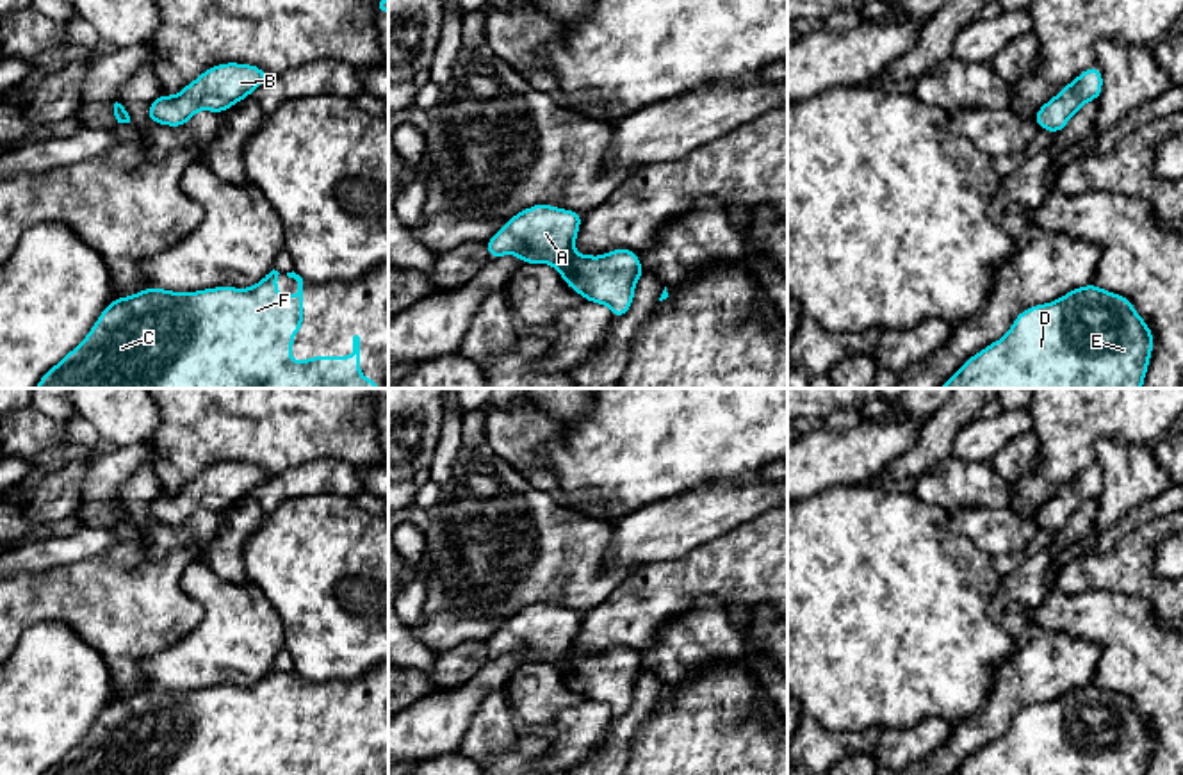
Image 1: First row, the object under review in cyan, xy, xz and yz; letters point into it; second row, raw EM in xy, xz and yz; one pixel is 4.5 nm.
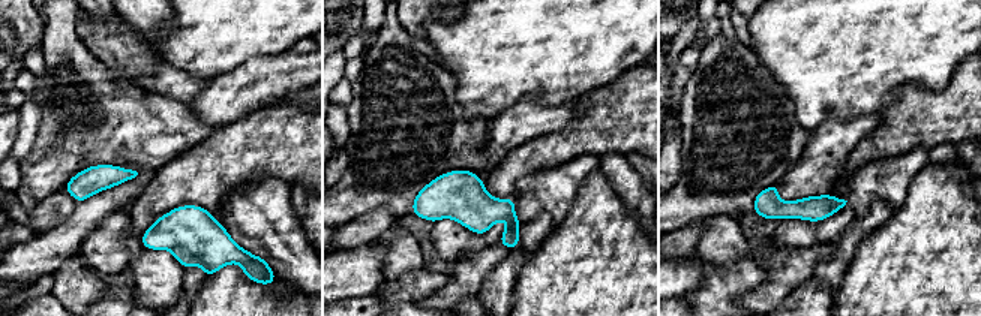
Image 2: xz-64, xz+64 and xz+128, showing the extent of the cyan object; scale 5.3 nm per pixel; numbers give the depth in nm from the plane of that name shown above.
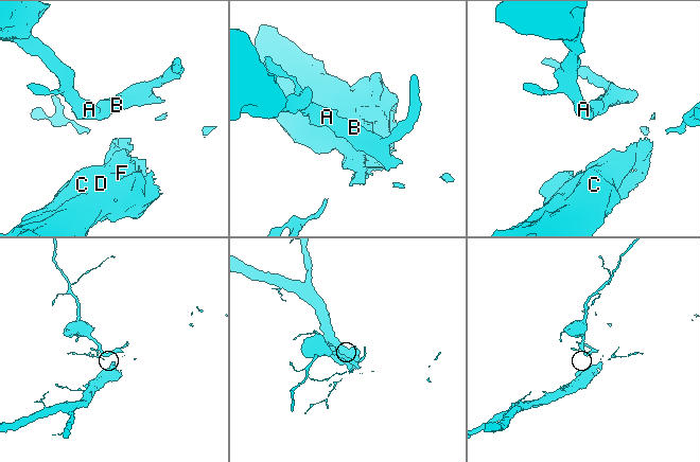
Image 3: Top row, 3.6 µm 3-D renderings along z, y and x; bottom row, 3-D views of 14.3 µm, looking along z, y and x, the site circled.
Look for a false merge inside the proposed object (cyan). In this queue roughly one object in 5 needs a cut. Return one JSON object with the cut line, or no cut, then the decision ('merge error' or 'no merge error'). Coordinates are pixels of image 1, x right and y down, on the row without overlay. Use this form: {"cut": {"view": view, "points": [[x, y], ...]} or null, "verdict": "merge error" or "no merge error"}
{"cut": null, "verdict": "no merge error"}

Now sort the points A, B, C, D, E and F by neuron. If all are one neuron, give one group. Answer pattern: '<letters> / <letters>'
A B C D E F

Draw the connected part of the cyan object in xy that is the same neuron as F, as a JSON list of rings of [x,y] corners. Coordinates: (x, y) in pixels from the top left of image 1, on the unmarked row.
[[[271,670],[249,688],[221,684],[196,691],[175,691],[157,686],[126,697],[114,697],[103,707],[84,739],[73,746],[45,775],[362,775],[360,736],[353,736],[351,755],[308,755],[292,763],[294,732],[303,729],[303,677],[287,672],[298,681],[294,695],[280,695],[278,670]]]

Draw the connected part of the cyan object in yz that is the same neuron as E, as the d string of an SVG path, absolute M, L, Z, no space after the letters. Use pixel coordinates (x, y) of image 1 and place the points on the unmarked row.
M1094 682L1017 713L1008 732L967 757L953 775L1146 775L1154 736L1130 697Z

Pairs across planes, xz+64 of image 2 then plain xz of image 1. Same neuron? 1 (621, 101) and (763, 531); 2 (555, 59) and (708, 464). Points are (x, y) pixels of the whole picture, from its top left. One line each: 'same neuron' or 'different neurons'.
1: same neuron
2: same neuron

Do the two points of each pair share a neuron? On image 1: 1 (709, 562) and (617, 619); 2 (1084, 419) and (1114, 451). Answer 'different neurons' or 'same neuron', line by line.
1: same neuron
2: different neurons

